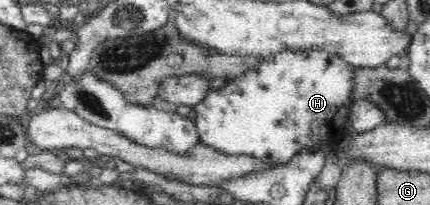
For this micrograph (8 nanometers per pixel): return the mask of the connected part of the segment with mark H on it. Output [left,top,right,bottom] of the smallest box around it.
[193,49,355,167]

